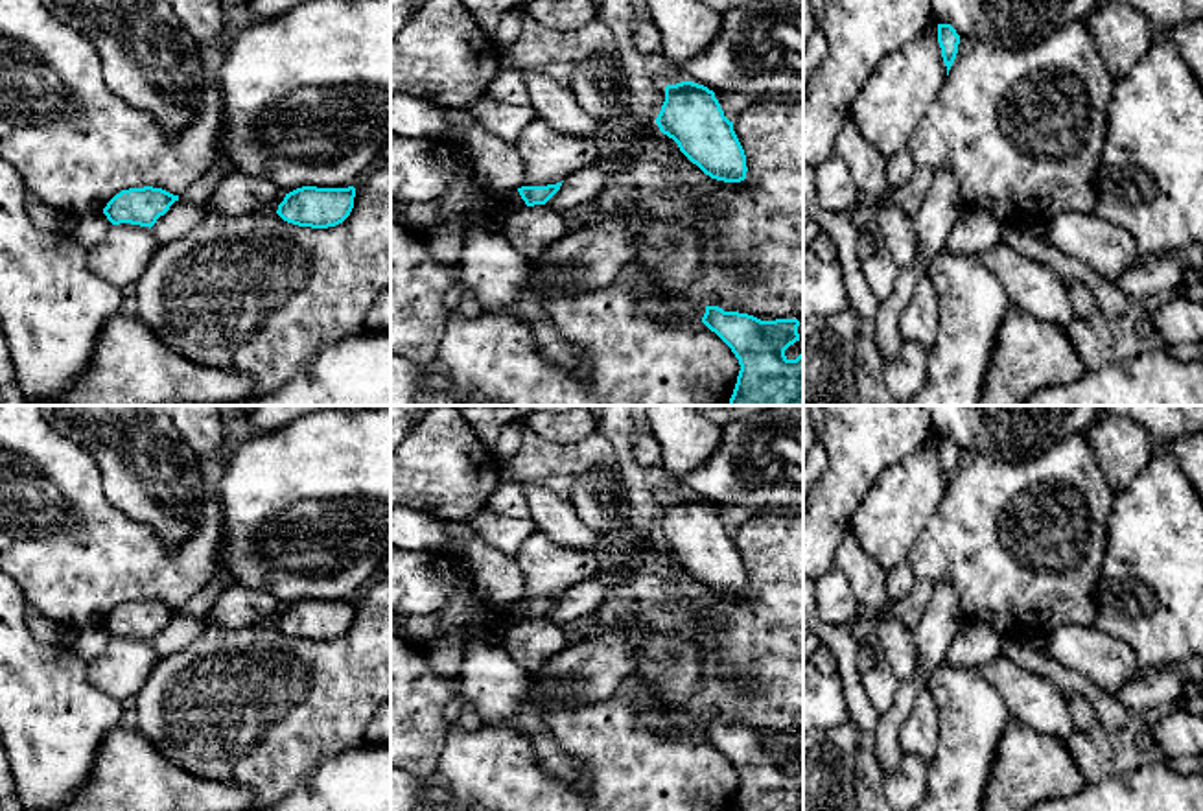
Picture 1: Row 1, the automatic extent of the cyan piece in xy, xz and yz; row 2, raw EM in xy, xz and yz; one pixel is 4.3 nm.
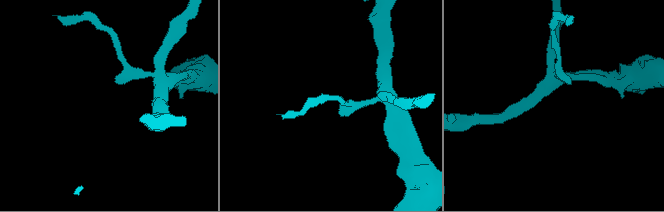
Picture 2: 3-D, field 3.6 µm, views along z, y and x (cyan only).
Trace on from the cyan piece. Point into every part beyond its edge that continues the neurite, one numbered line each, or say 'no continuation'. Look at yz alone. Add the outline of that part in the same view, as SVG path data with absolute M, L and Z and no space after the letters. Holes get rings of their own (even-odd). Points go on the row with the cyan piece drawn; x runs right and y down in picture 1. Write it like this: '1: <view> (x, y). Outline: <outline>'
no continuation

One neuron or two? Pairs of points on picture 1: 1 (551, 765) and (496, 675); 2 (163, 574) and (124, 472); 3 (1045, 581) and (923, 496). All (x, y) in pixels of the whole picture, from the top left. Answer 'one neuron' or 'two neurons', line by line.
1: one neuron
2: two neurons
3: two neurons

